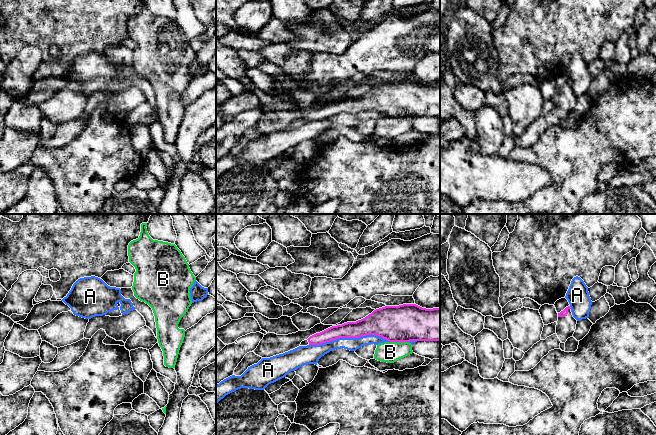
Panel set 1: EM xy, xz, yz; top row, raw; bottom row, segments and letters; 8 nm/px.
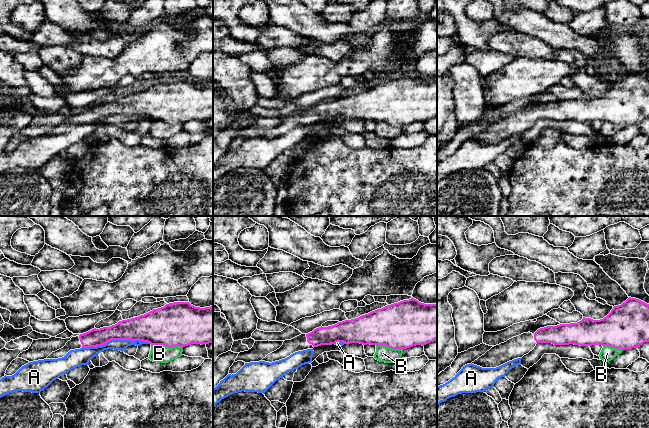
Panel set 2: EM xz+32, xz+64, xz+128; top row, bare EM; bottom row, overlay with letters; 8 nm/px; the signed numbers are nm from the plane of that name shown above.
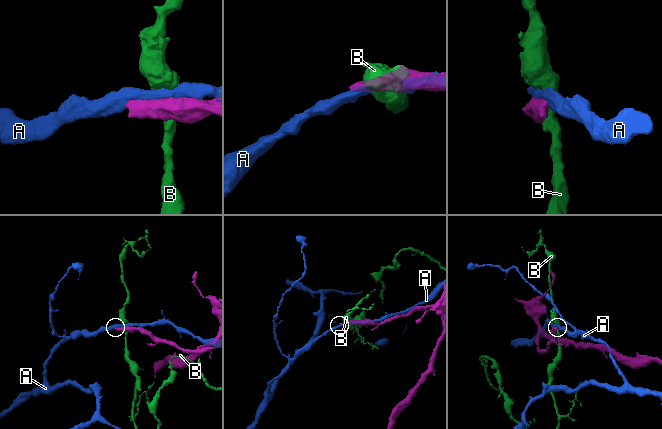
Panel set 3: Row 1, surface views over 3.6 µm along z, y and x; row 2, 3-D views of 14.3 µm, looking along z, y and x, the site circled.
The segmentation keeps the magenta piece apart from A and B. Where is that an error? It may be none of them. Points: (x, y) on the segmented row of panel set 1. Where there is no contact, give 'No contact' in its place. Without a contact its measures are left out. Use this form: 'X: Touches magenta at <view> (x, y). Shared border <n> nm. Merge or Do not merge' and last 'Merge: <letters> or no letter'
A: Touches magenta at xz (349, 337). Shared border 650 nm. Do not merge
B: Touches magenta at xz (399, 341). Shared border 160 nm. Do not merge
Merge: no letter

